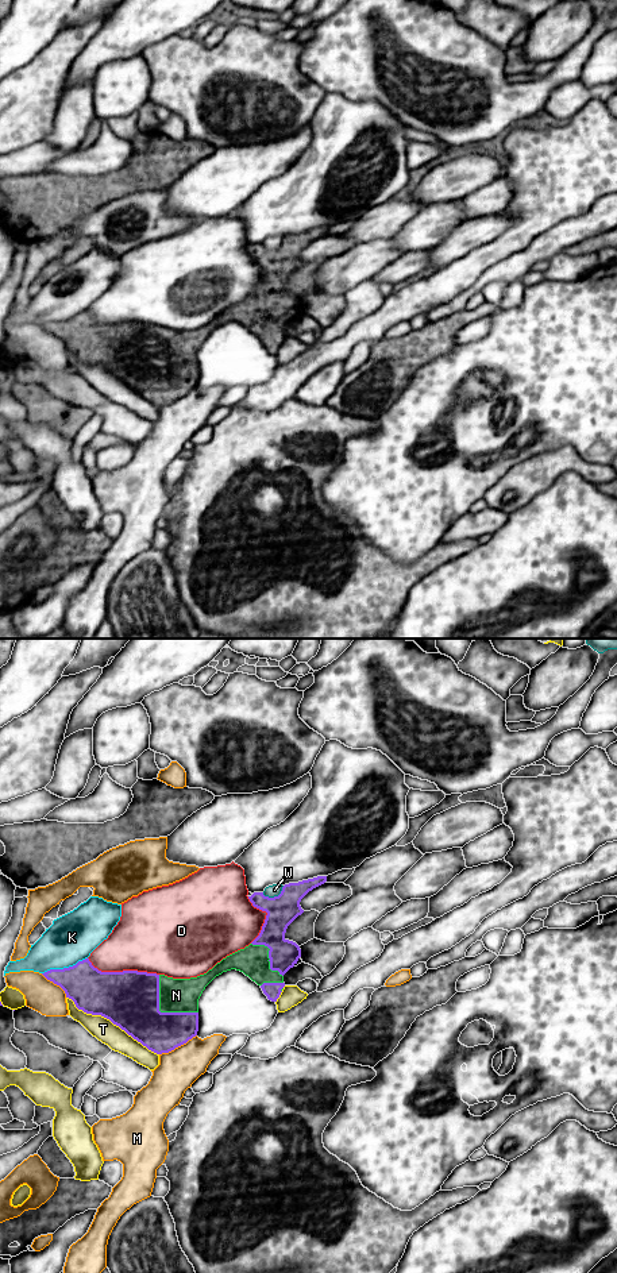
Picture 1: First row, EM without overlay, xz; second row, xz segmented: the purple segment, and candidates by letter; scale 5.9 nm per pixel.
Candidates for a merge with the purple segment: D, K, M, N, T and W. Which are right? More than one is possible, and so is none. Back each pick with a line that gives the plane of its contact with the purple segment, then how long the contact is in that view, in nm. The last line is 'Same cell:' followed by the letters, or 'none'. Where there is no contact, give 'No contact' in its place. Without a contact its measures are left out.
N: Touches purple in xz. Shared border 340 nm
Same cell: N

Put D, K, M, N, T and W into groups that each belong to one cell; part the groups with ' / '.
D / K / M / N / T / W

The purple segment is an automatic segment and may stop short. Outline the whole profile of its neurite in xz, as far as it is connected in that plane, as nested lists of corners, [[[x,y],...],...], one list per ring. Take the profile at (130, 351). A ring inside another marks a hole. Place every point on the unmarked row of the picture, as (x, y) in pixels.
[[[317,228],[298,235],[289,235],[274,250],[265,248],[263,244],[254,244],[248,248],[250,254],[254,259],[267,265],[259,288],[248,298],[227,308],[207,325],[197,329],[173,331],[138,323],[101,324],[92,317],[89,310],[69,320],[50,321],[42,327],[59,337],[78,362],[109,371],[157,406],[169,405],[197,387],[198,351],[205,339],[223,324],[231,321],[243,324],[262,340],[269,352],[277,354],[281,342],[285,339],[284,327],[301,309],[300,298],[285,290],[286,281],[304,265],[300,258],[301,251],[325,234],[327,228]]]

